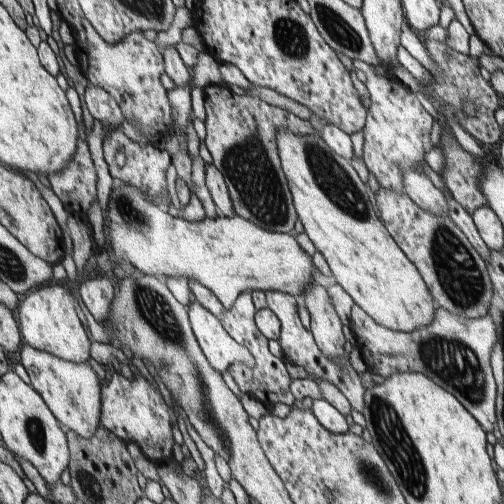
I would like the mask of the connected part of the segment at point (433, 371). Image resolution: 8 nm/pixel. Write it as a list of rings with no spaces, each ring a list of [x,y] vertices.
[[[355,304],[350,327],[370,373],[385,379],[398,372],[426,375],[457,397],[488,432],[494,430],[498,422],[498,384],[492,368],[492,350],[500,336],[491,316],[465,319],[438,307],[428,326],[402,332],[386,328]]]

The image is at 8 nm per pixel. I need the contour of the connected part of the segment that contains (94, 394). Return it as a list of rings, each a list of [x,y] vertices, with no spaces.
[[[25,344],[20,352],[20,364],[24,366],[32,386],[38,390],[40,396],[46,401],[52,412],[59,417],[60,424],[64,424],[66,428],[76,432],[77,435],[85,439],[92,438],[98,430],[98,418],[100,414],[100,383],[98,375],[88,366],[88,363],[73,363],[60,357],[54,356],[52,353],[42,349],[34,348],[32,345]]]

